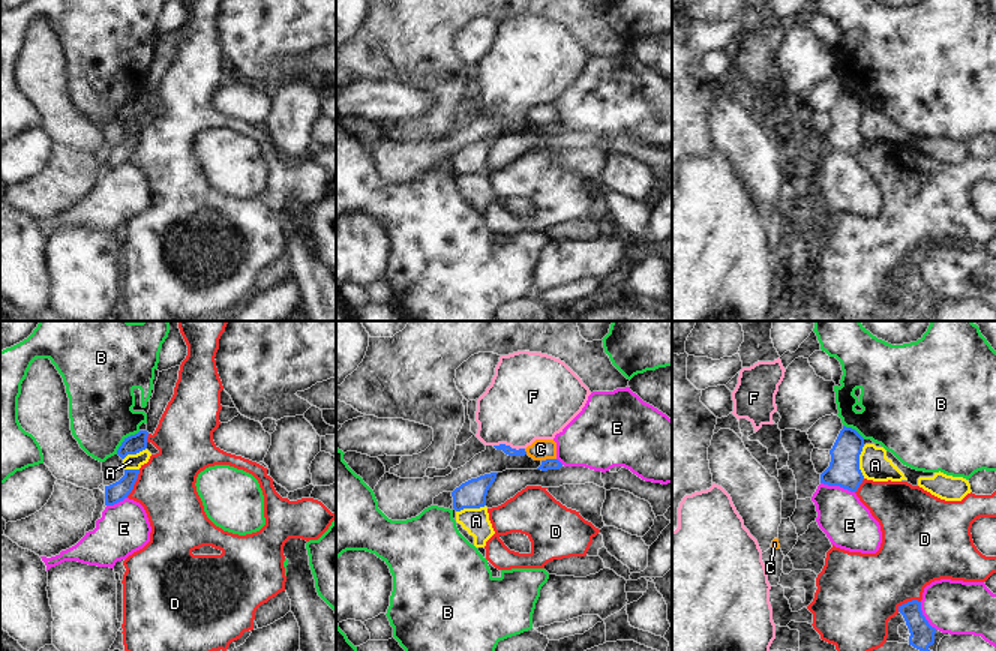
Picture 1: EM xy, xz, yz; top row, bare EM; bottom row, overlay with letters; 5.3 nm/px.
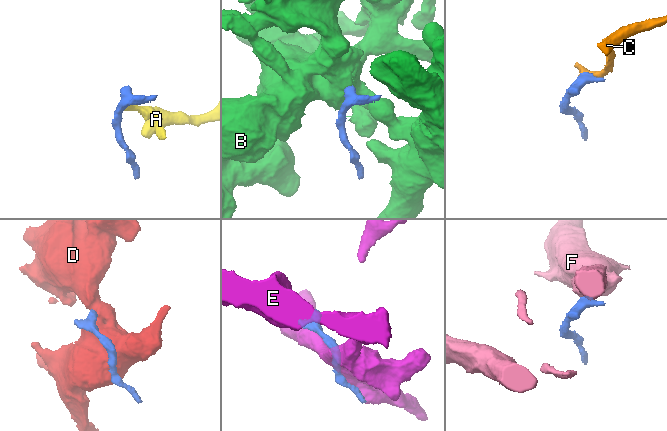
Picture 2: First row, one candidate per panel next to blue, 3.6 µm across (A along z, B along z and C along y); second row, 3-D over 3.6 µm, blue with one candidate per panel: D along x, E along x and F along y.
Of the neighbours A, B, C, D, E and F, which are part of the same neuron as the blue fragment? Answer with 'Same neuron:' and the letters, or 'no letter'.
Same neuron: F.

